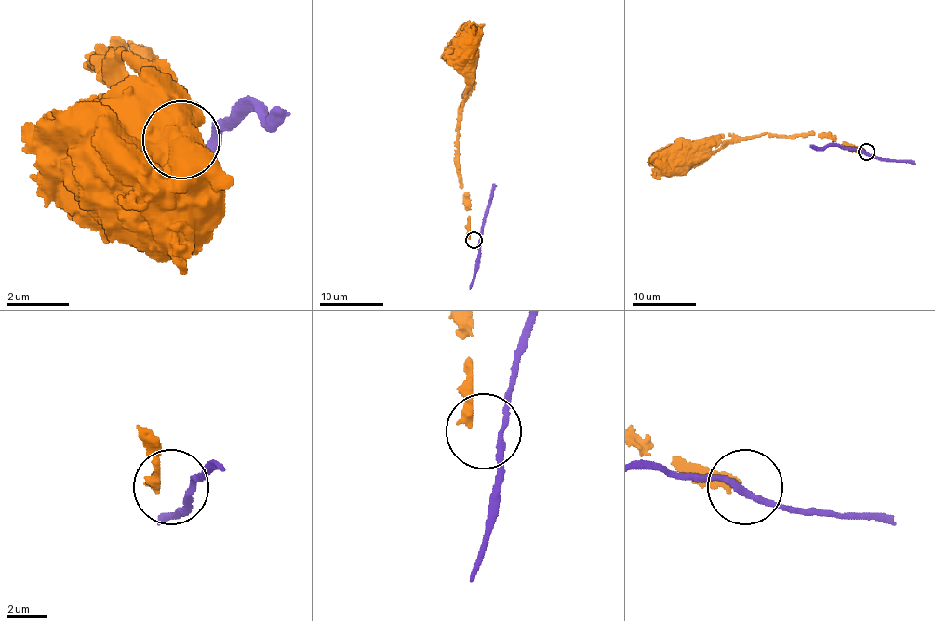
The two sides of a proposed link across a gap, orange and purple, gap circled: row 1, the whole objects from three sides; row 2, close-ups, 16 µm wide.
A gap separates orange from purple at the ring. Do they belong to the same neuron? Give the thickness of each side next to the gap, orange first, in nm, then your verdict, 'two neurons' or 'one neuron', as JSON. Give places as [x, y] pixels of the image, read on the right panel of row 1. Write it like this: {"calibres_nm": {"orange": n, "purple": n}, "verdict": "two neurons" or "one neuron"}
{"calibres_nm": {"orange": 480, "purple": 300}, "verdict": "two neurons"}

